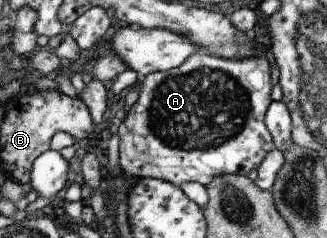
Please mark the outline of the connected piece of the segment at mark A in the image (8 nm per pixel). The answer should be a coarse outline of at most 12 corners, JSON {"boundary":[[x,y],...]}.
{"boundary":[[263,54],[141,79],[120,169],[181,187],[275,148]]}

